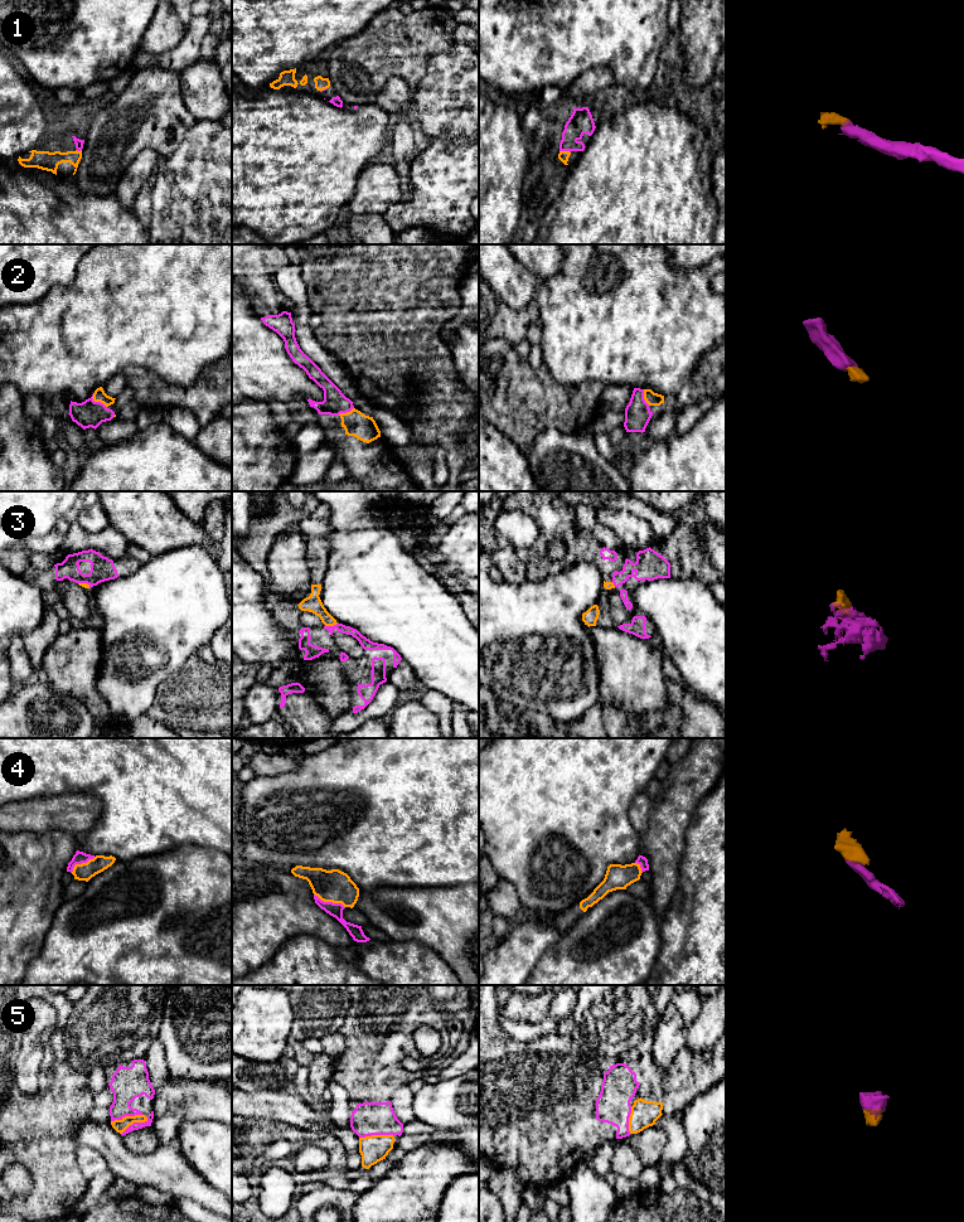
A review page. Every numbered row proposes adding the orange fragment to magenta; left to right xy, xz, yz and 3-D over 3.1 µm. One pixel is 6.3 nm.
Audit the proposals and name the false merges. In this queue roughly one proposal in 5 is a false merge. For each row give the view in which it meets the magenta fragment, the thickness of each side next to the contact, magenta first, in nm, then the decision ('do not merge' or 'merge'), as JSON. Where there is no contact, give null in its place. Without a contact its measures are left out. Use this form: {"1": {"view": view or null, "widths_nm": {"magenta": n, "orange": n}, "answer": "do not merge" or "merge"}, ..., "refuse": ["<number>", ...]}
{"1": {"view": "yz", "widths_nm": {"magenta": 150, "orange": 70}, "answer": "merge"}, "2": {"view": "xy", "widths_nm": {"magenta": 170, "orange": 80}, "answer": "merge"}, "3": {"view": "xz", "widths_nm": {"magenta": 70, "orange": 110}, "answer": "merge"}, "4": {"view": "xz", "widths_nm": {"magenta": 90, "orange": 220}, "answer": "merge"}, "5": {"view": "xy", "widths_nm": {"magenta": 200, "orange": 80}, "answer": "merge"}, "refuse": []}

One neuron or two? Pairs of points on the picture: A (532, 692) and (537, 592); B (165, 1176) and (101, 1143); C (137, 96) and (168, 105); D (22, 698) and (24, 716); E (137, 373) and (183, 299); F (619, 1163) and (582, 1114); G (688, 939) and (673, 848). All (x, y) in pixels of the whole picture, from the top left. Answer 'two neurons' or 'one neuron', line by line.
A: one neuron
B: one neuron
C: one neuron
D: one neuron
E: two neurons
F: two neurons
G: two neurons

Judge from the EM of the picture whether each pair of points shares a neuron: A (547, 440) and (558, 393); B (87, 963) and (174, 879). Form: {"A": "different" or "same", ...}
{"A": "different", "B": "same"}

